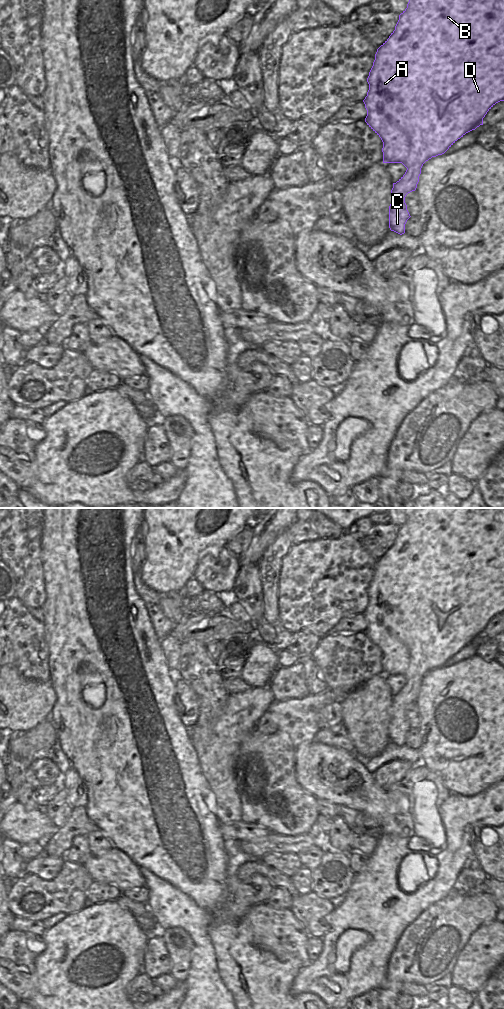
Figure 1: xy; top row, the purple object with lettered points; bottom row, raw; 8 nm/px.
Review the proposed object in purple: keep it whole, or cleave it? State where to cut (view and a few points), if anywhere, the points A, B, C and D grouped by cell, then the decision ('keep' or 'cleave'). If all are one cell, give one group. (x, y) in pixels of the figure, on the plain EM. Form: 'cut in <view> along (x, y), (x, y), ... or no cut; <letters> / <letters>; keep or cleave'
no cut; A B C D; keep

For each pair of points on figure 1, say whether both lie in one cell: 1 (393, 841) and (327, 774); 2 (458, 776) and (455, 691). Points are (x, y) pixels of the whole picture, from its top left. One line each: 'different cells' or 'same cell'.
1: same cell
2: same cell

